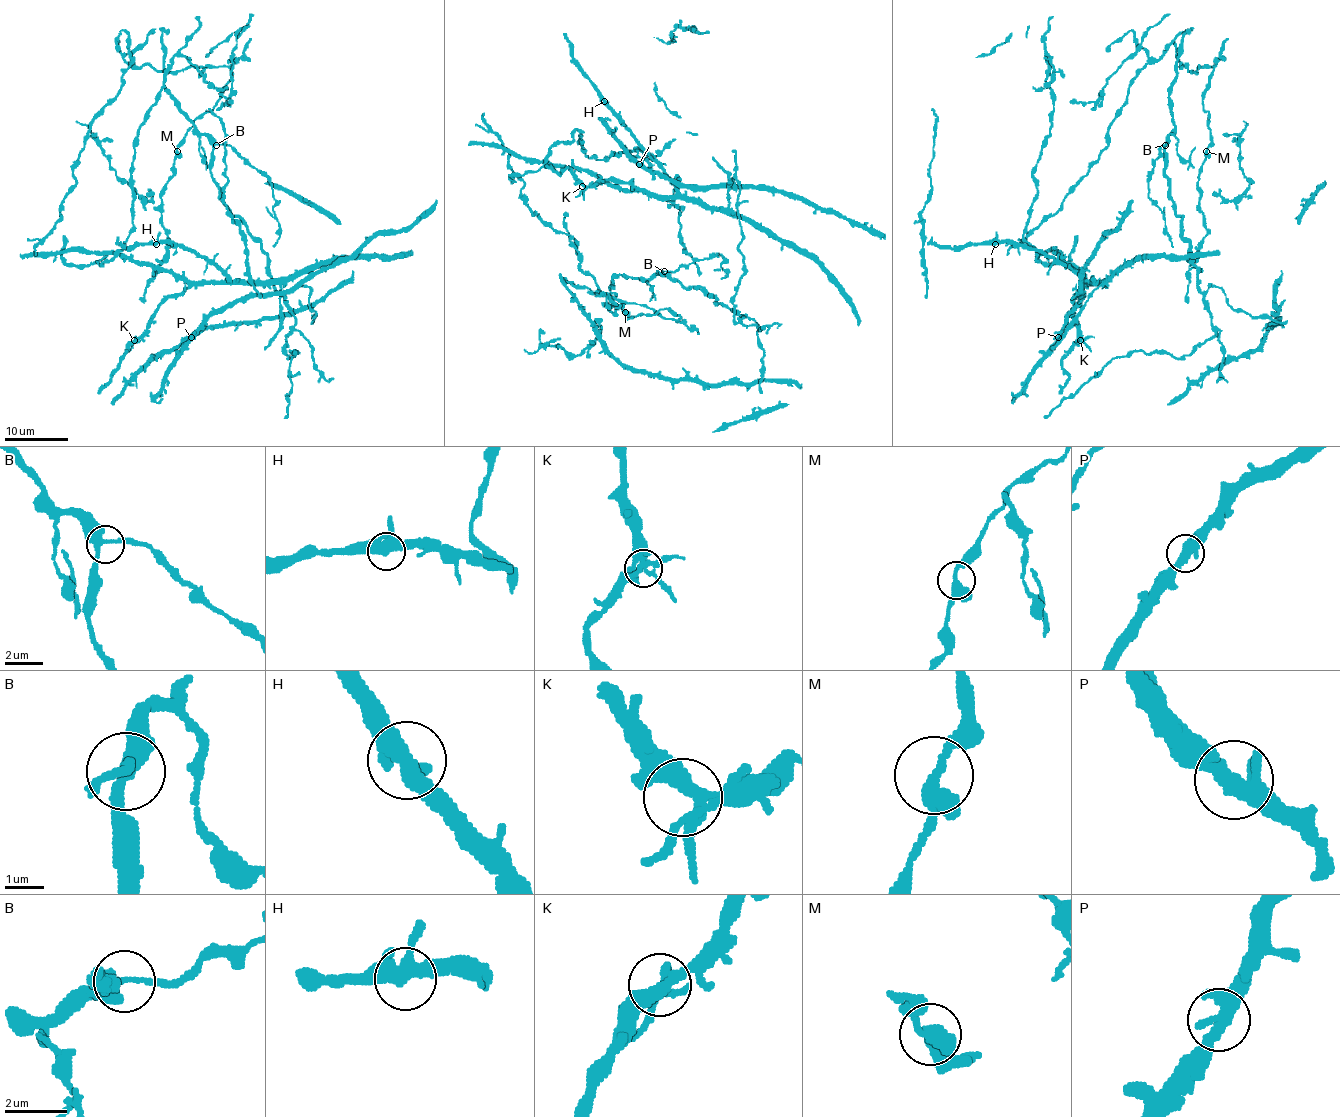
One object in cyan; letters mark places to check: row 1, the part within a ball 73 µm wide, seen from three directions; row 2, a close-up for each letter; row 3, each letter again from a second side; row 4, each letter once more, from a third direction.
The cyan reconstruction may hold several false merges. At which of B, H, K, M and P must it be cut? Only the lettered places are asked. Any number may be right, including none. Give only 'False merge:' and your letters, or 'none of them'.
False merge: none of them

